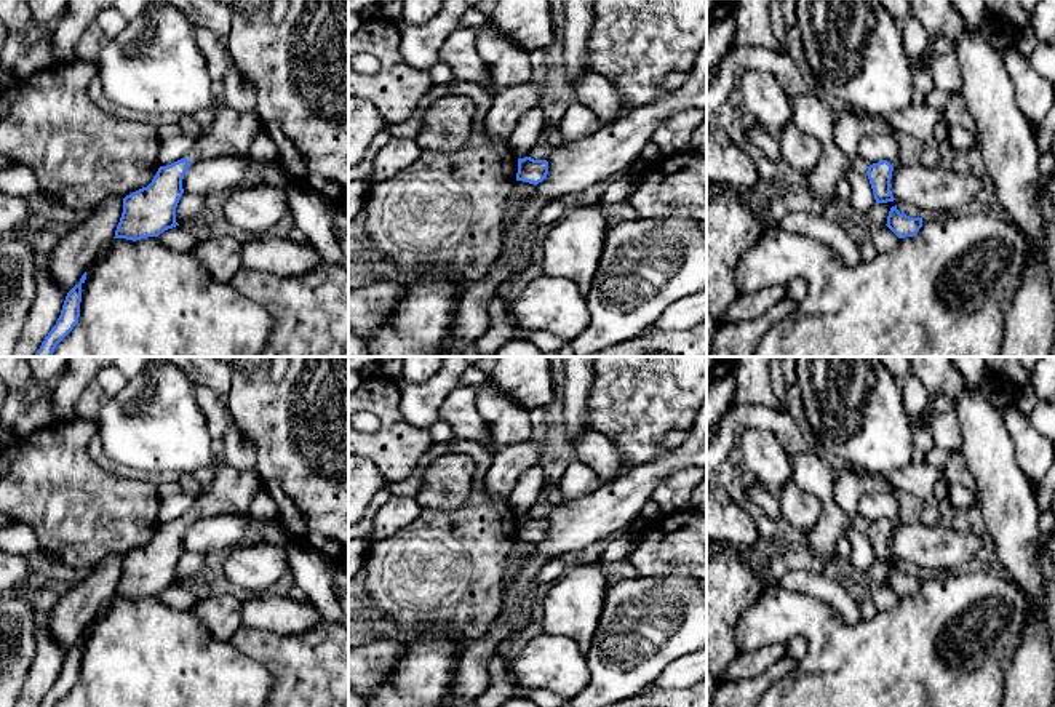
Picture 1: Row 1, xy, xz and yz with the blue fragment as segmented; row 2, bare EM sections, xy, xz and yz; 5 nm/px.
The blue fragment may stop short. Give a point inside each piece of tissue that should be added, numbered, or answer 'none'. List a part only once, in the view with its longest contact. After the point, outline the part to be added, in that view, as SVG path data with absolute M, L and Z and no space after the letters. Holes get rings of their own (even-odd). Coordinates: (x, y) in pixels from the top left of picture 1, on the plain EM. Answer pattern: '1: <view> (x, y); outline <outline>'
1: xy (232, 490); outline M229 462L214 464L214 481L203 489L195 504L187 510L189 520L206 518L227 512L245 512L253 496L262 489L257 472L233 469Z

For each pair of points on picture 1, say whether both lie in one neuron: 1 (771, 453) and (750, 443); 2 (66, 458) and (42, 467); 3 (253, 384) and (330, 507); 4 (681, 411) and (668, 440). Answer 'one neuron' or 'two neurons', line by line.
1: one neuron
2: one neuron
3: one neuron
4: two neurons

